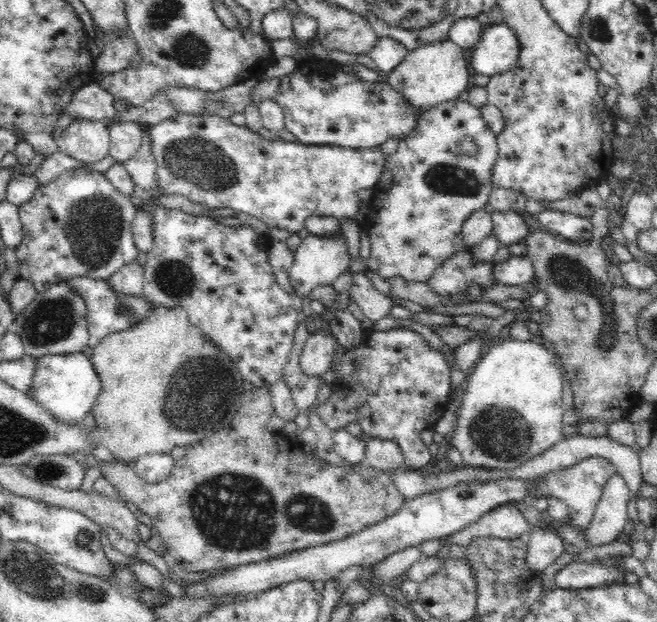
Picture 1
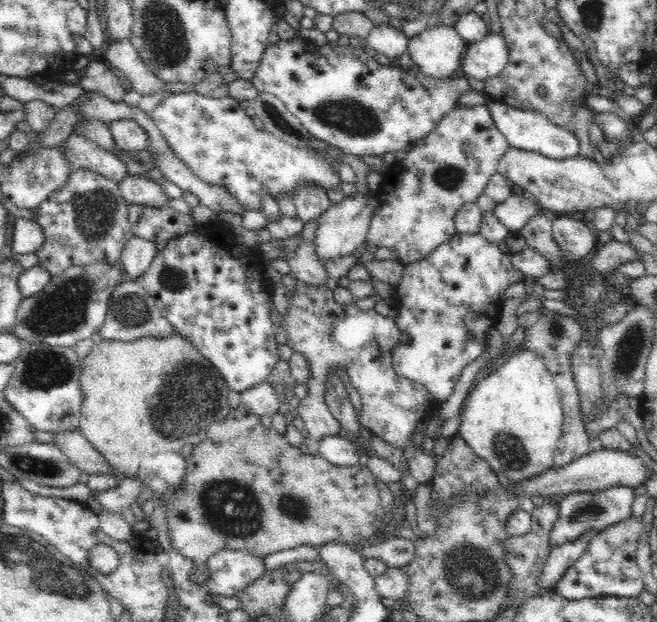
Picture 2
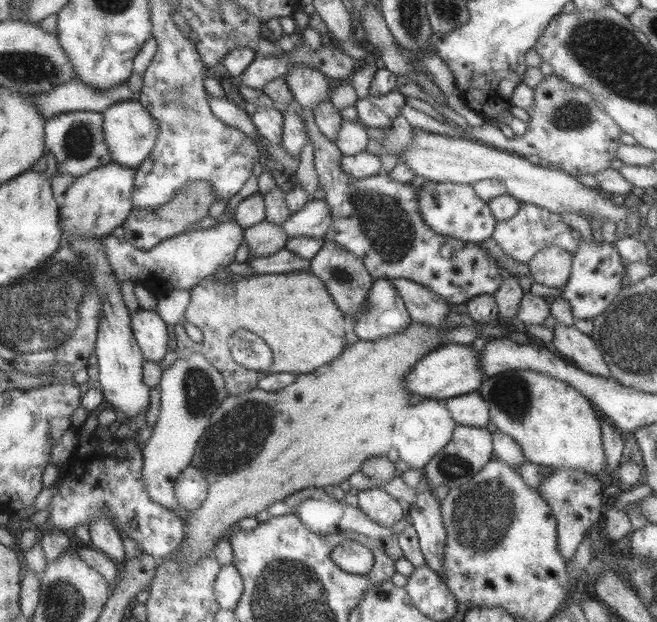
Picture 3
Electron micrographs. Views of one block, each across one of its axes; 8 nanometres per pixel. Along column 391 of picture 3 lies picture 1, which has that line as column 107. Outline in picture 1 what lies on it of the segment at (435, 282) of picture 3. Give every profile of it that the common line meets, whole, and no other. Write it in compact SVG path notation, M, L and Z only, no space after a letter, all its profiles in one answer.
M82 168L71 169L65 171L59 178L44 184L44 186L36 187L34 194L26 201L24 204L19 204L19 222L22 227L21 241L14 247L15 248L15 258L19 266L18 278L25 279L31 282L37 294L42 294L46 292L48 288L52 287L55 282L63 281L69 276L80 275L85 277L90 277L93 279L106 280L118 272L120 268L126 266L128 263L137 262L136 256L138 254L136 245L134 244L133 234L131 231L131 226L135 217L137 210L135 206L132 205L128 195L120 193L120 191L114 188L111 182L104 177L104 174L99 174L98 172L90 172Z

